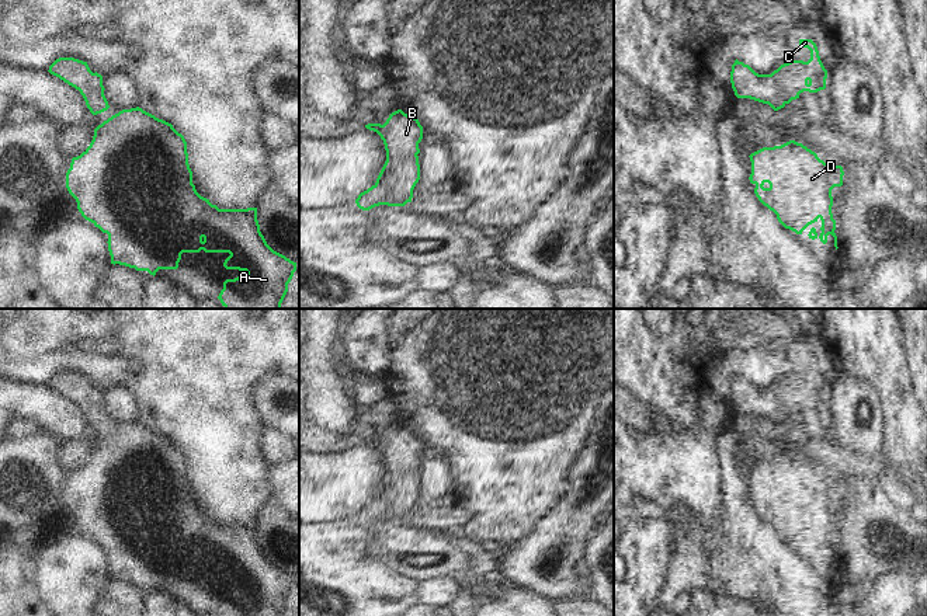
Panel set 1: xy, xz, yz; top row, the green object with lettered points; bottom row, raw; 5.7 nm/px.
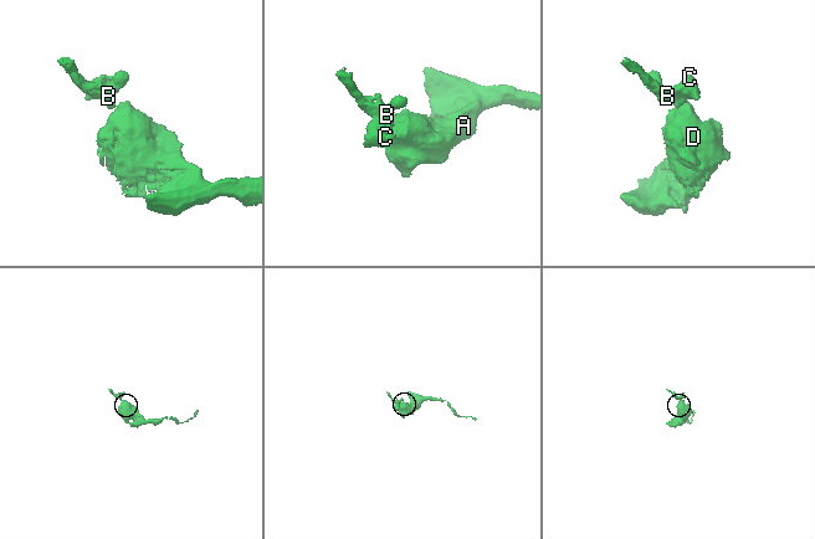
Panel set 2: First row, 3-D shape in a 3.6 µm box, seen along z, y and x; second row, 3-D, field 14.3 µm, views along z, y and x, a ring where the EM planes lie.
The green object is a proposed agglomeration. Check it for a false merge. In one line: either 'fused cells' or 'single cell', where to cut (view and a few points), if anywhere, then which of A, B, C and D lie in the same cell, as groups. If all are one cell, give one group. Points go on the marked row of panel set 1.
single cell; cut none; groups A B C D

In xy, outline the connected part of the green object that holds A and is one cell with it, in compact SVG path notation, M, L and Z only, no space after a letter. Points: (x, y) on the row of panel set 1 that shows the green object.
M142 108L122 109L94 129L90 146L72 159L66 173L66 188L76 199L81 216L108 234L111 264L156 275L159 269L177 269L183 253L229 253L223 267L246 271L243 276L226 279L218 299L225 309L281 309L296 262L274 251L260 232L257 208L219 209L201 196L192 184L187 142L171 123Z

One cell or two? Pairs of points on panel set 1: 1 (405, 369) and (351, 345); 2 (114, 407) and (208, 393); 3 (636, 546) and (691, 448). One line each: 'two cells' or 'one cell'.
1: two cells
2: two cells
3: one cell

